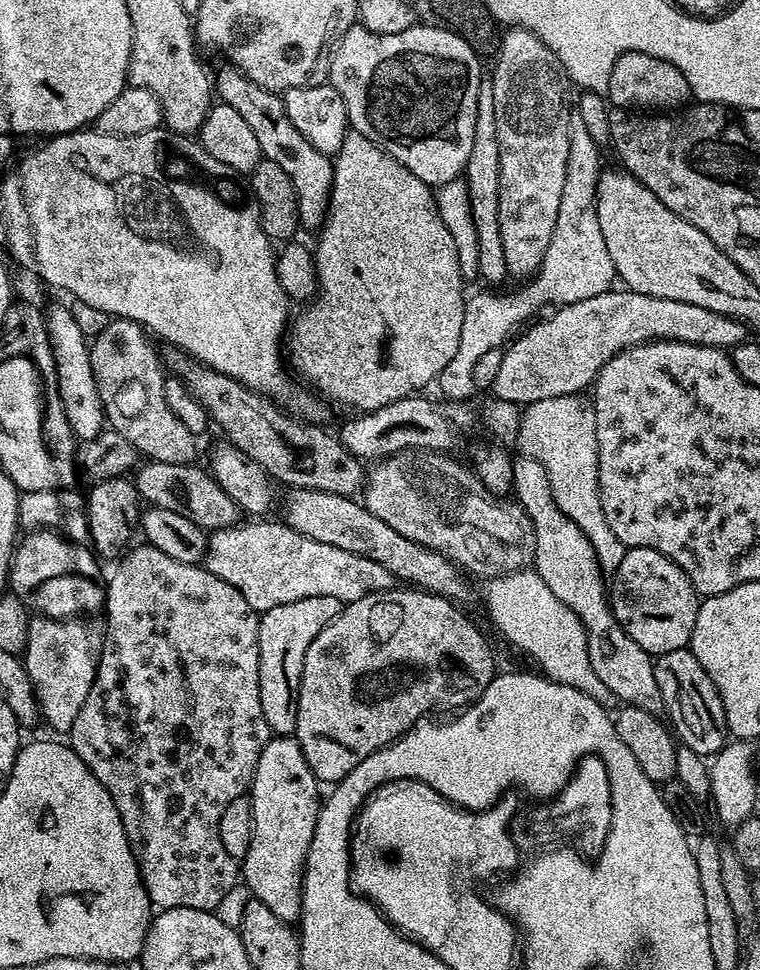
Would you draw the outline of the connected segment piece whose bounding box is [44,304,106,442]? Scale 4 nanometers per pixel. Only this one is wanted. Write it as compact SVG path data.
M56 304L44 312L44 325L50 338L50 346L58 374L58 394L66 410L70 430L74 430L77 441L94 439L106 428L102 398L95 384L94 370L91 369L89 337L84 337L84 328L76 321L76 316L64 304Z

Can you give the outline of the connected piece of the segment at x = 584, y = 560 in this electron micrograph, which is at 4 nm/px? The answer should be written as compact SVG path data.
M520 454L513 459L512 469L514 478L511 491L516 494L515 503L524 509L534 525L534 571L542 578L542 582L546 582L546 586L550 586L554 598L558 598L562 606L570 606L570 610L578 614L586 630L586 650L590 654L590 666L594 674L598 674L598 682L611 690L621 705L663 713L664 699L662 690L658 690L658 678L654 678L653 657L642 650L617 622L612 613L606 573L594 554L594 546L590 546L590 538L578 530L576 523L566 518L562 510L558 510L558 504L554 502L554 494L550 490L546 466L534 458Z

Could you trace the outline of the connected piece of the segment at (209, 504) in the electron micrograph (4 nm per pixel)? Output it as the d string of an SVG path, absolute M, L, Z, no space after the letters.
M154 460L141 463L134 472L134 483L141 501L153 508L174 510L205 530L230 528L241 523L242 513L237 508L234 498L230 498L230 494L226 494L226 490L218 486L211 474L198 467L195 463L170 465Z

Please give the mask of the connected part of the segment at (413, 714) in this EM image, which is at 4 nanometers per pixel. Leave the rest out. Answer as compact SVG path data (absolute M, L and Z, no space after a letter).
M393 586L385 592L366 594L366 598L347 601L341 607L340 612L325 628L320 631L318 638L310 642L310 650L306 650L306 662L302 666L302 678L300 679L300 693L298 694L298 722L296 723L295 738L298 743L307 745L308 740L325 740L330 747L339 745L348 752L354 752L355 757L368 756L377 748L384 748L399 736L403 736L413 724L420 723L429 714L436 714L443 706L444 700L452 704L456 696L464 691L475 693L481 687L480 660L488 656L488 644L480 633L480 628L463 612L463 607L457 606L453 601L447 600L445 596L437 596L434 592L426 592L423 588L415 586Z

